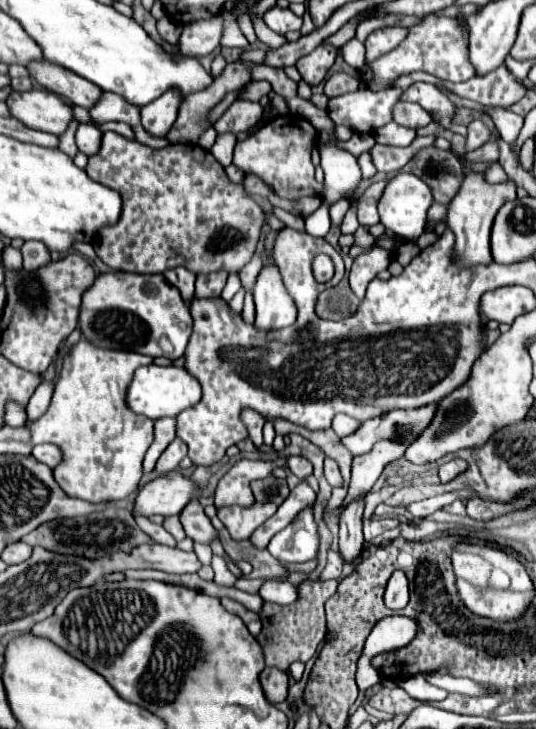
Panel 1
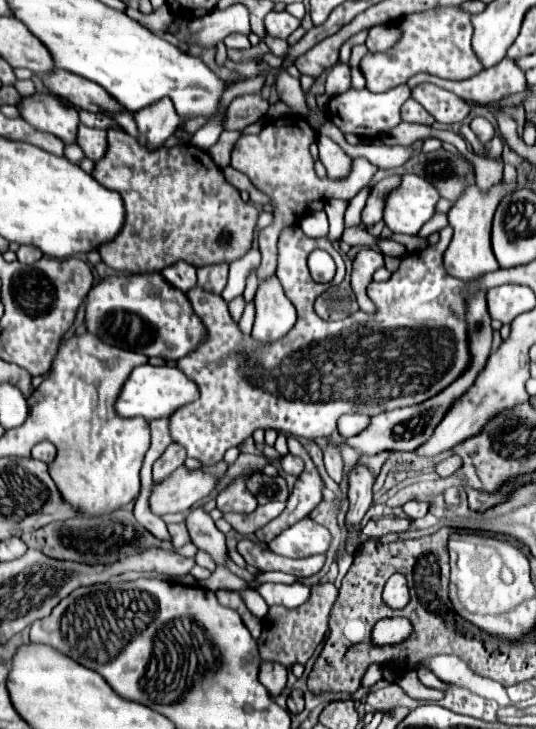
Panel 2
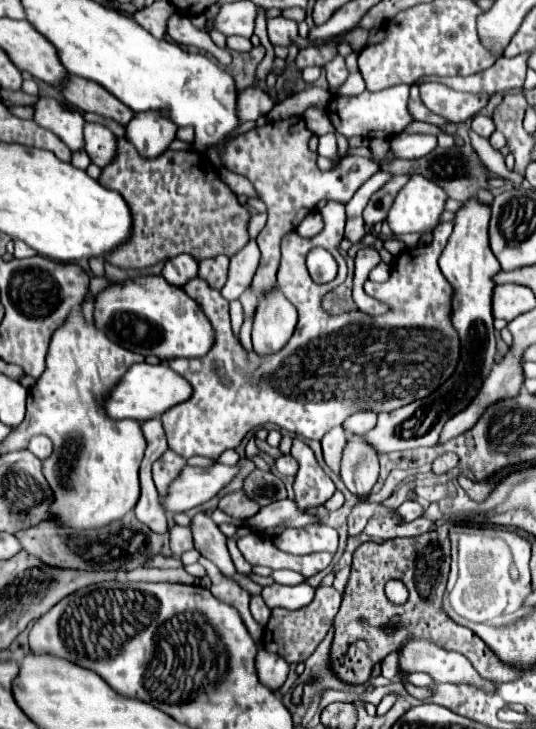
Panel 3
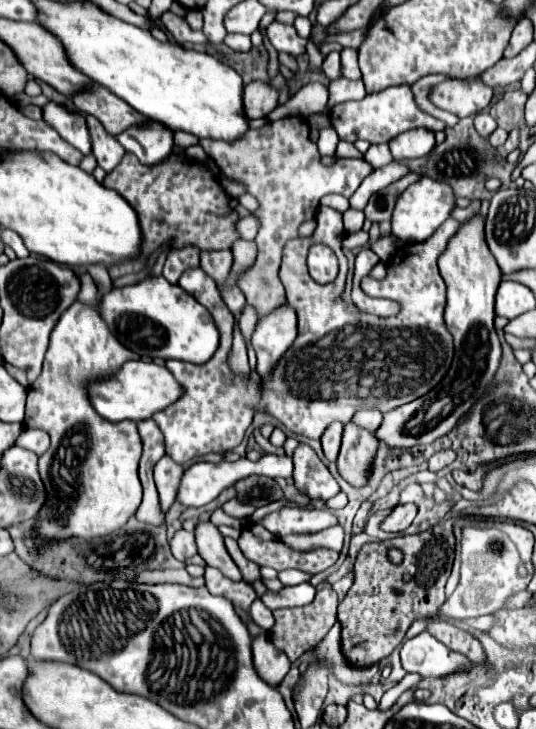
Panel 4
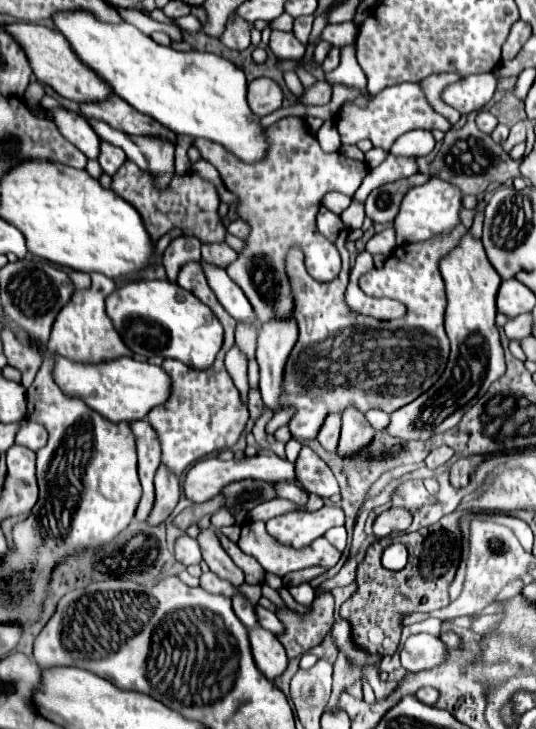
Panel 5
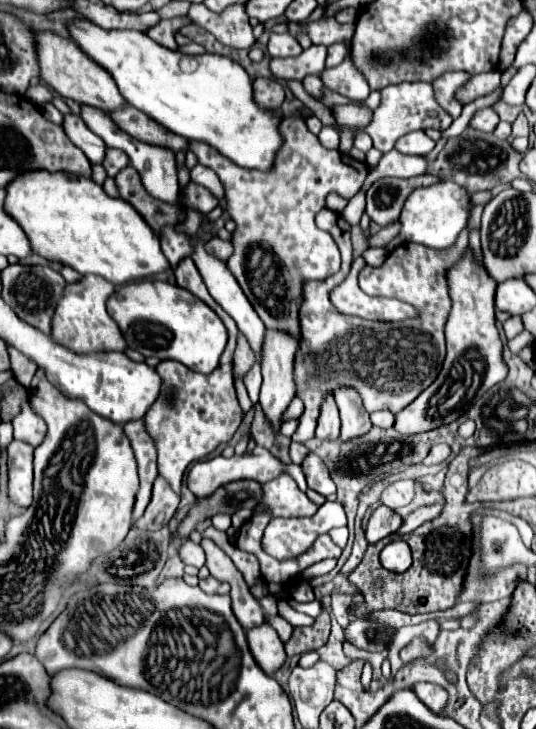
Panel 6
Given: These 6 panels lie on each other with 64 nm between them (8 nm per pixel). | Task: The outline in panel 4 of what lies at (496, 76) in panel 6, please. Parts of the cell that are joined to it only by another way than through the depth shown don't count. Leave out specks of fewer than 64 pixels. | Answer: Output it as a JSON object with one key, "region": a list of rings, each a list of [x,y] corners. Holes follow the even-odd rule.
{"region":[[[478,76],[468,80],[446,80],[432,90],[430,100],[458,118],[464,118],[482,112],[490,104],[492,88],[488,88]]]}

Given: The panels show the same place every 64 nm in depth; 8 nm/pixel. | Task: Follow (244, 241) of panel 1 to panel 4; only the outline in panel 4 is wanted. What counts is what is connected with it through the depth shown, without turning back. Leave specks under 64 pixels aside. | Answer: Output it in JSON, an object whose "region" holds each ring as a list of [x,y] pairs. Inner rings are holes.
{"region":[[[126,152],[120,166],[106,176],[104,186],[116,190],[136,210],[144,236],[142,258],[164,242],[170,242],[170,246],[194,244],[200,250],[224,250],[238,240],[234,230],[238,216],[228,210],[228,194],[216,176],[198,162],[180,162],[178,156],[172,154],[164,164],[142,166]]]}

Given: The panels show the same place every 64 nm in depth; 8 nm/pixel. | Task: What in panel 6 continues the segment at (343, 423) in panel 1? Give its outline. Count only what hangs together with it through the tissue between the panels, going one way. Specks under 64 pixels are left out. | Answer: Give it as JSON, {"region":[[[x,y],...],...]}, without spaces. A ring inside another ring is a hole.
{"region":[[[382,410],[382,412],[374,412],[374,414],[370,414],[370,420],[372,420],[374,426],[380,426],[380,428],[392,428],[394,422],[396,422],[394,414],[388,412],[388,410]]]}

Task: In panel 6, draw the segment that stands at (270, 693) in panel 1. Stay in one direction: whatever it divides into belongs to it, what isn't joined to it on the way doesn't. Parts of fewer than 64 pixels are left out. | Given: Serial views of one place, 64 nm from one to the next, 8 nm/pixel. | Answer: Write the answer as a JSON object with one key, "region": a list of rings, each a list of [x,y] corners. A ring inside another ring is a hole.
{"region":[[[268,623],[256,628],[250,628],[246,632],[248,638],[248,646],[250,652],[254,656],[254,660],[258,662],[258,666],[270,676],[272,672],[276,672],[284,660],[286,660],[286,652],[284,652],[284,644],[278,638],[278,634]]]}

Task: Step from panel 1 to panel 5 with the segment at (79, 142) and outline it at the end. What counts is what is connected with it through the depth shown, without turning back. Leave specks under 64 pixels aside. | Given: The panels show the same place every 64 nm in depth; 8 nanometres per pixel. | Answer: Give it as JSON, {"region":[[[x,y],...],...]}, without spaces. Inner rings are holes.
{"region":[[[102,142],[102,144],[100,144],[98,162],[100,162],[102,170],[104,170],[108,176],[114,176],[116,170],[126,162],[126,154],[124,154],[120,148],[116,148],[116,146],[108,144],[108,142]]]}

